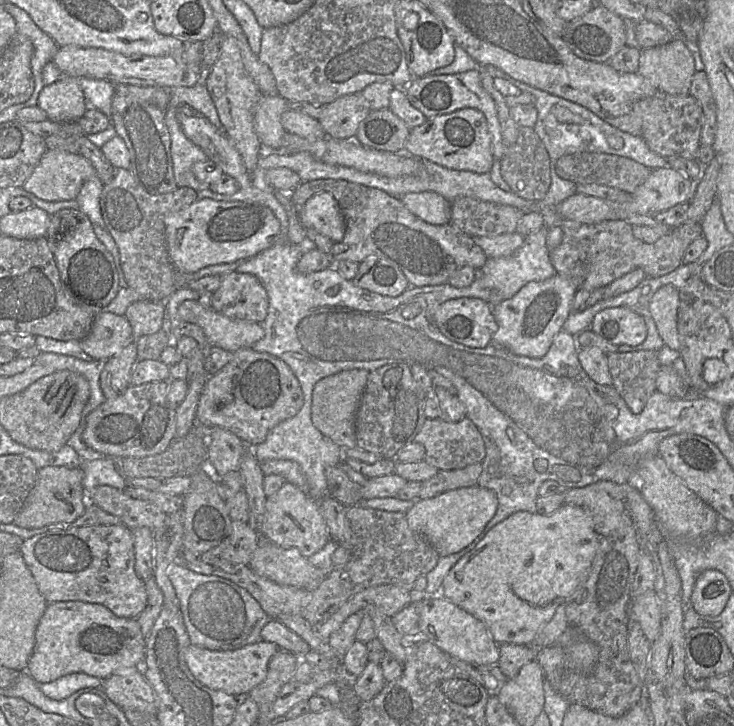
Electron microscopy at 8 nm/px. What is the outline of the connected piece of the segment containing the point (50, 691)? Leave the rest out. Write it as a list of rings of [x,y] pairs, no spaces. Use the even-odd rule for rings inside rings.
[[[71,673],[49,683],[38,683],[42,693],[52,700],[63,700],[84,688],[101,688],[105,679],[85,673]]]

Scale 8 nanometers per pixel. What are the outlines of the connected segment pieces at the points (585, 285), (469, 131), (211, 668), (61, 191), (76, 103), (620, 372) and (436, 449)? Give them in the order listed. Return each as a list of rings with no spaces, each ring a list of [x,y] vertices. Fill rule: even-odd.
[[[560,220],[558,223],[563,231],[563,239],[557,248],[550,251],[550,261],[557,274],[578,279],[579,288],[586,290],[605,288],[635,269],[642,269],[649,278],[669,274],[682,264],[687,247],[703,235],[701,223],[685,222],[671,228],[654,243],[645,243],[633,236],[632,226],[624,220],[595,224]]]
[[[473,108],[438,115],[410,129],[404,152],[448,169],[478,174],[489,173],[495,160],[486,118],[482,112]]]
[[[260,640],[234,650],[209,650],[193,644],[184,653],[185,661],[193,676],[206,687],[243,697],[267,676],[268,665],[279,650],[277,644]]]
[[[47,150],[22,186],[45,201],[76,200],[85,182],[97,176],[83,156],[61,150]]]
[[[62,76],[40,92],[37,106],[46,112],[49,120],[57,123],[78,121],[85,113],[86,100],[78,78]]]
[[[658,351],[612,352],[607,354],[612,386],[633,413],[640,413],[656,391],[656,379],[662,367]]]
[[[467,416],[458,422],[447,422],[438,418],[426,419],[414,441],[425,447],[424,461],[438,470],[461,469],[481,463],[485,456],[482,436]]]

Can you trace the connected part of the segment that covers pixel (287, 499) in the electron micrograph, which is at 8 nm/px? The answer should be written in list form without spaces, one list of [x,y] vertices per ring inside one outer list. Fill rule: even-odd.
[[[285,483],[276,493],[267,497],[261,534],[266,540],[283,548],[296,548],[306,558],[311,557],[330,540],[327,523],[319,502],[292,483]]]

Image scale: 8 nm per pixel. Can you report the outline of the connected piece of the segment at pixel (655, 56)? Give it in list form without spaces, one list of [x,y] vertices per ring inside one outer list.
[[[682,36],[664,45],[641,50],[638,73],[660,92],[688,93],[695,72],[693,55]]]

